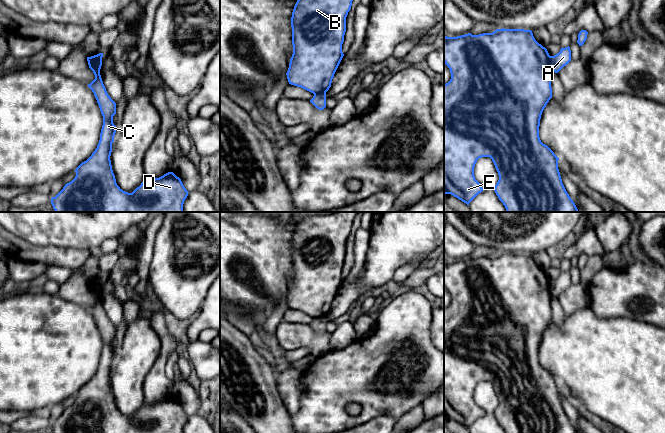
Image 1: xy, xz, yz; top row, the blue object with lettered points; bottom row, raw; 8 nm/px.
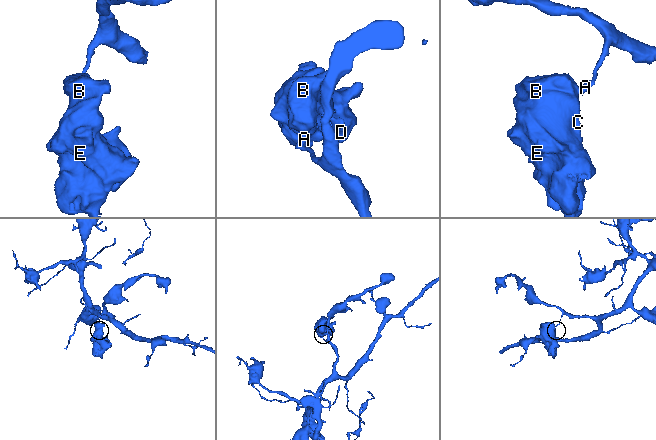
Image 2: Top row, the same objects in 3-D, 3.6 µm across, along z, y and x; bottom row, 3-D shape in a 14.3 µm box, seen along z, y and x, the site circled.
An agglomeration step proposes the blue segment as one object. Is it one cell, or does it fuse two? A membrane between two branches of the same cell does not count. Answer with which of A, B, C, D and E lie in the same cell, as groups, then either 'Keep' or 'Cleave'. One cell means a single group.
Groups: A / B C D E. Cleave

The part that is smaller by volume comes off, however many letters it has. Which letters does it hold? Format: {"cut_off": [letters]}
{"cut_off": ["B", "C", "D", "E"]}

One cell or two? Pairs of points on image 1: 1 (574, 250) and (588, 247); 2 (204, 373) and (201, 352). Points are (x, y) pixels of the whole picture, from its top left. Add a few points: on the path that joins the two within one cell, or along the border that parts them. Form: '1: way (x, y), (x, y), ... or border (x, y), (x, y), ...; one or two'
1: way (577, 248), (585, 247); one
2: way (204, 368), (202, 357); one

